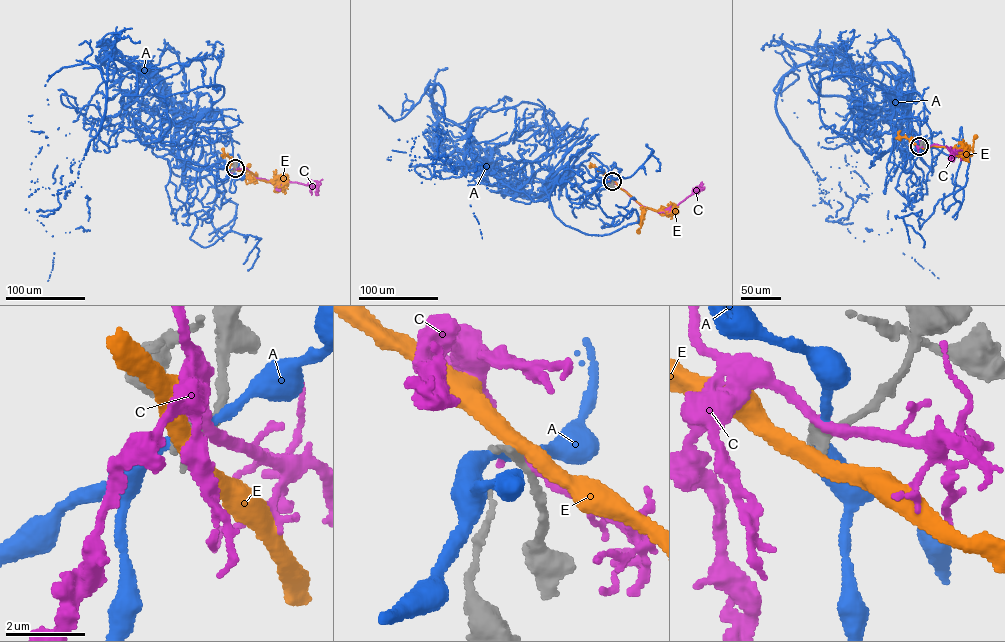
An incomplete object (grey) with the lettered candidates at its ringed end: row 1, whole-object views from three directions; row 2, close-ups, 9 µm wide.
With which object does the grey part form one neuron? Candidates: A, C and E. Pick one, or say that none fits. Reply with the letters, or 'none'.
none

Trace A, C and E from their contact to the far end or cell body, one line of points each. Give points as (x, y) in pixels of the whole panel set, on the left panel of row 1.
A: (235, 167), (185, 186), (139, 118), (148, 77), (112, 59), (41, 223), (69, 232), (48, 280)
C: (235, 167), (247, 168), (257, 178), (275, 185), (296, 182), (318, 185), (322, 179)
E: (235, 167), (255, 175), (256, 179), (246, 184), (248, 165)

